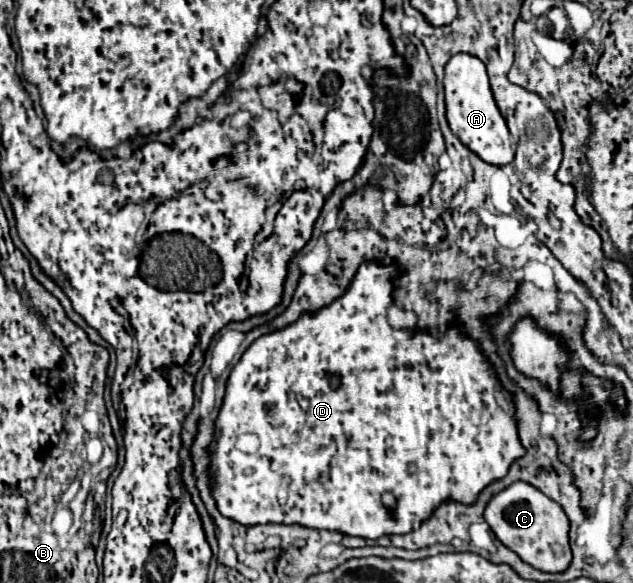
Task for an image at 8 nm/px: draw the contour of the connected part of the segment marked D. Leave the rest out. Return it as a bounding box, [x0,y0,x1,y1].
[209,261,525,539]

